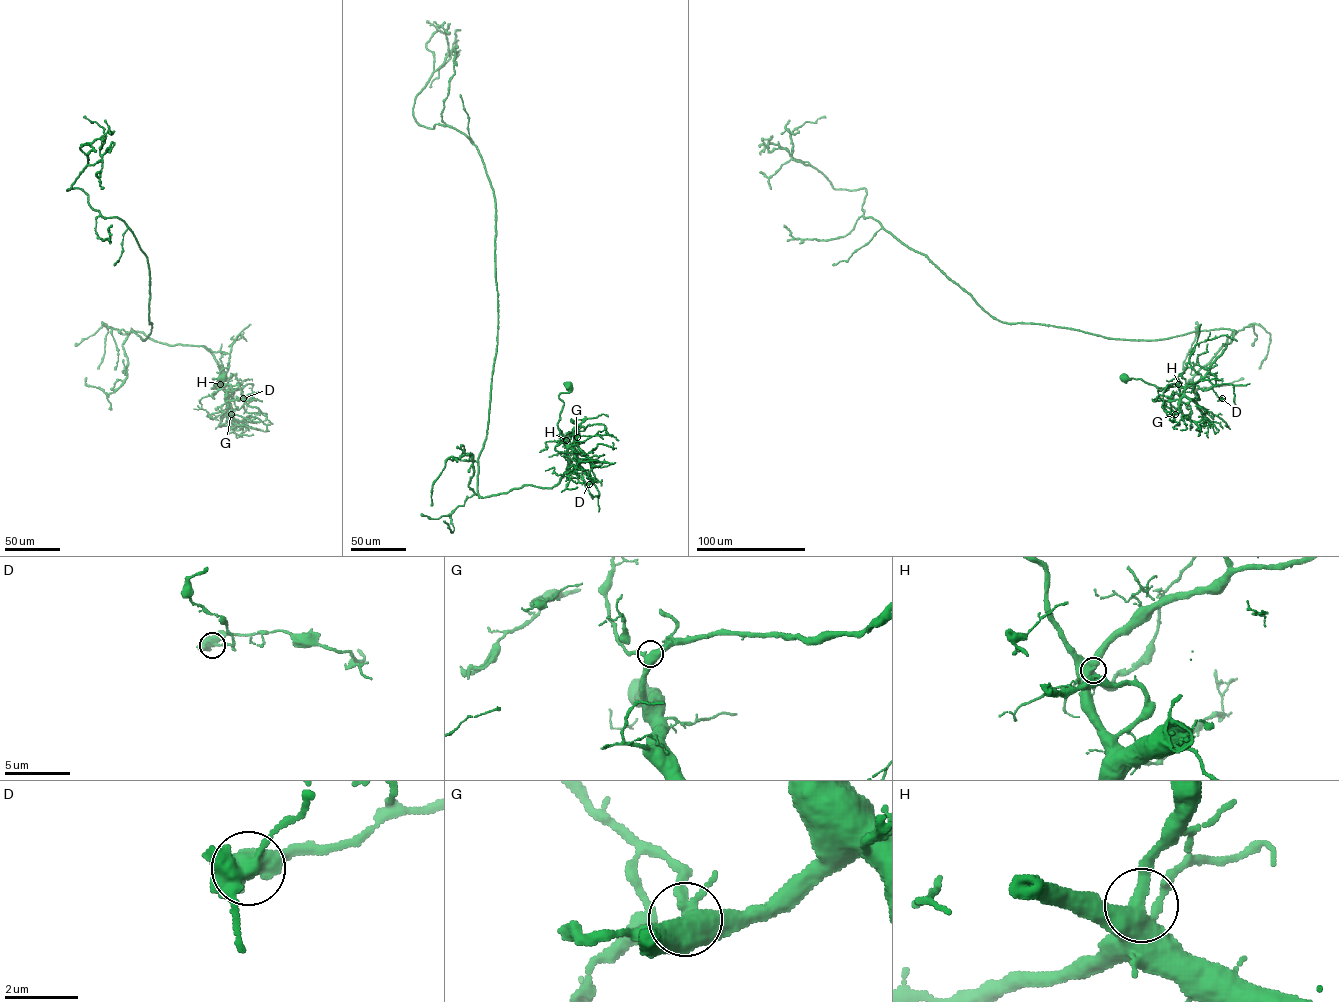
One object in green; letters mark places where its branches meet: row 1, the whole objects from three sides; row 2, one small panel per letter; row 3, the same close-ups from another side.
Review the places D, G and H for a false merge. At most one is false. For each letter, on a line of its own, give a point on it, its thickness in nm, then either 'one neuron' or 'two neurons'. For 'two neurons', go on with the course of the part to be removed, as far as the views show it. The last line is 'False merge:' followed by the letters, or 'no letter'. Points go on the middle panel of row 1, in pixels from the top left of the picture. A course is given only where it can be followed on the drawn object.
D: (589, 484) | 550 nm | two neurons | (589, 484), (602, 479)
G: (577, 437) | 480 nm | one neuron
H: (566, 440) | 440 nm | one neuron
False merge: D

